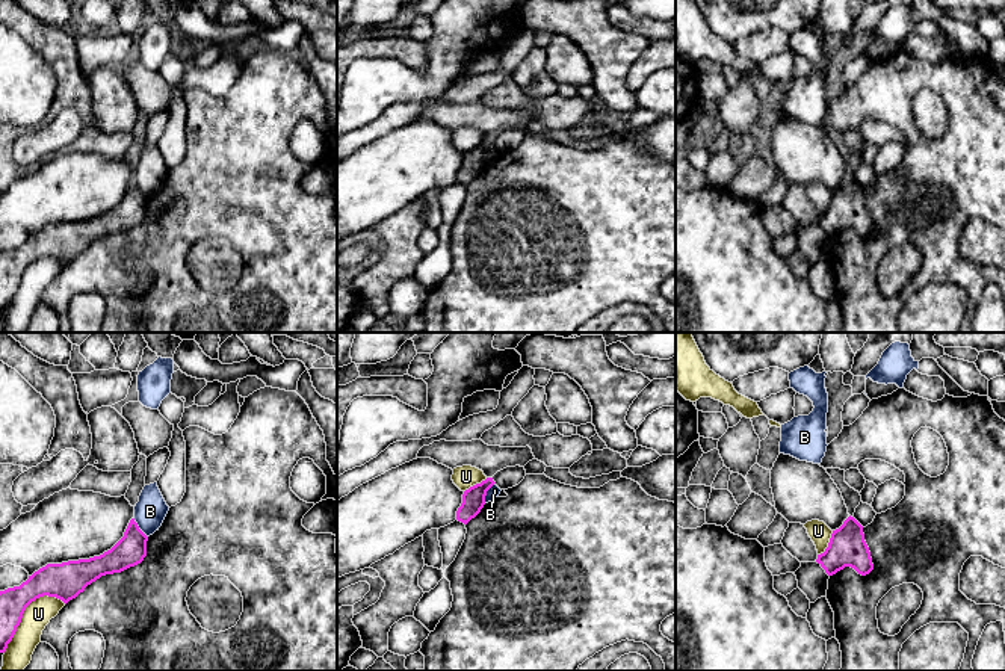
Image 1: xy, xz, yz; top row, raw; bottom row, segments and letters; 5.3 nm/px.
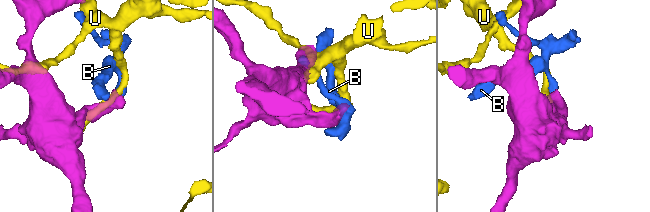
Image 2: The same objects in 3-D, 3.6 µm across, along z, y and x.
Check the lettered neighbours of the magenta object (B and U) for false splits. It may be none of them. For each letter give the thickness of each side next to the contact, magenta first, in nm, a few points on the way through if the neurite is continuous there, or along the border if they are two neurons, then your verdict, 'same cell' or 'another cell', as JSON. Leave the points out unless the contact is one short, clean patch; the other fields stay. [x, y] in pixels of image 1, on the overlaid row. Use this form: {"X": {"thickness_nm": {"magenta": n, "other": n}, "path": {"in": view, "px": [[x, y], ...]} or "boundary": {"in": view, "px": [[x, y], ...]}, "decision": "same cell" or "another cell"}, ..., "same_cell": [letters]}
{"B": {"thickness_nm": {"magenta": 130, "other": 60}, "boundary": {"in": "xz", "px": [[494, 482], [487, 491], [484, 502]]}, "decision": "another cell"}, "U": {"thickness_nm": {"magenta": 190, "other": 140}, "decision": "another cell"}, "same_cell": []}

